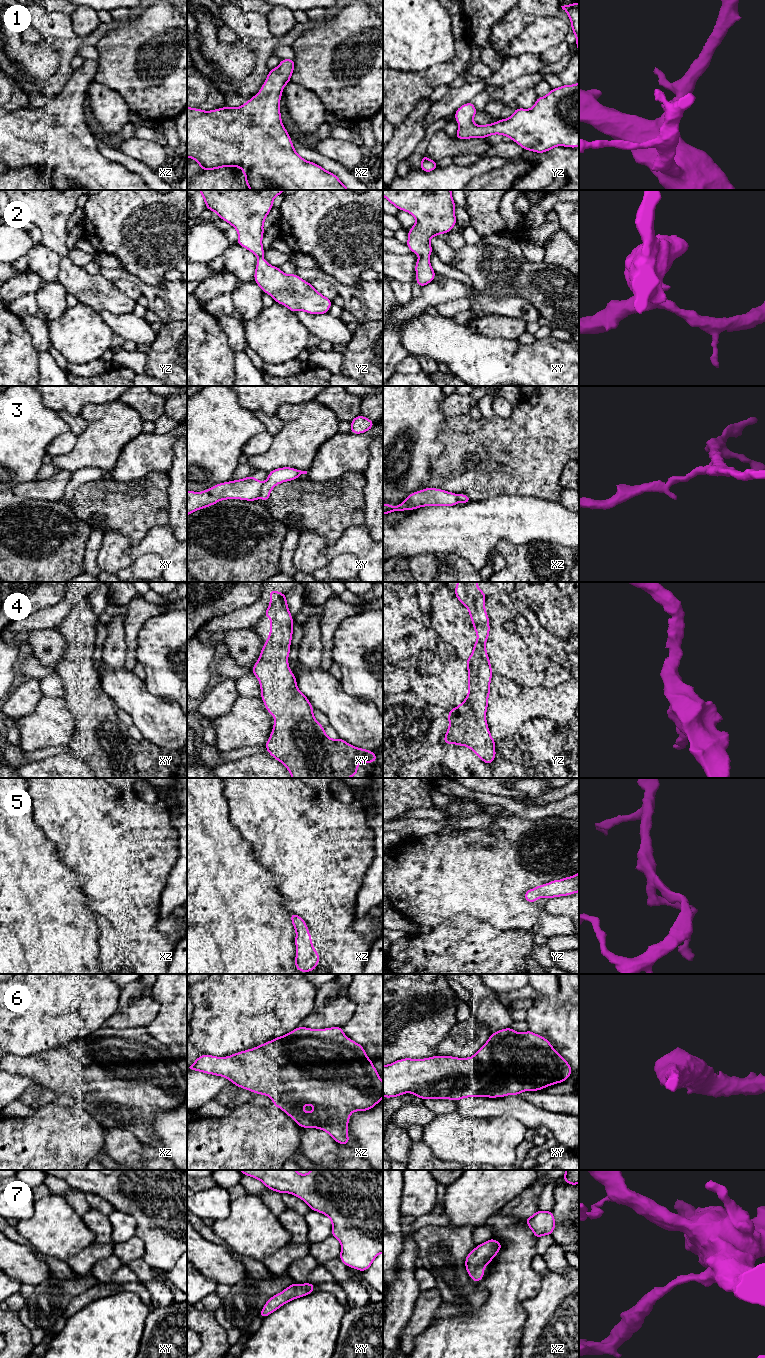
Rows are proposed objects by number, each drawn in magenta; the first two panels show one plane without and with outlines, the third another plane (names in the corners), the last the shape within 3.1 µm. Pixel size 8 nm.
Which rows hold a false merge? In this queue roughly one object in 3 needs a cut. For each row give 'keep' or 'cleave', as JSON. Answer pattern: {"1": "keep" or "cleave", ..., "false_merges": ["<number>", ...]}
{"1": "keep", "2": "keep", "3": "cleave", "4": "keep", "5": "keep", "6": "keep", "7": "keep", "false_merges": ["3"]}

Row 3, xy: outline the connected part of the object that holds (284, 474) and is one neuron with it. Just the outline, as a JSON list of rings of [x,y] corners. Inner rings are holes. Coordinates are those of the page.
[[[282,467],[272,470],[269,472],[267,480],[263,483],[260,498],[264,501],[268,501],[270,492],[276,485],[296,480],[301,474],[307,474],[307,471],[301,471],[291,467]]]

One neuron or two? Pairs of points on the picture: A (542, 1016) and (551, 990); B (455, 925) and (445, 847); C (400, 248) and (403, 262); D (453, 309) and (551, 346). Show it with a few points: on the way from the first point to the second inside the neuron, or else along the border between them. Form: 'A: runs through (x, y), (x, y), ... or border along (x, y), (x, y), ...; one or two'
A: border along (559, 984), (559, 991), (555, 995), (537, 997); two
B: border along (477, 918), (458, 913), (433, 928); two
C: border along (411, 251), (407, 253), (393, 253); two
D: border along (439, 314), (451, 318); two

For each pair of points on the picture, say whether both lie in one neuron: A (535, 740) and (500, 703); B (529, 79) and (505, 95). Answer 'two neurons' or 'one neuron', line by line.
A: two neurons
B: one neuron

